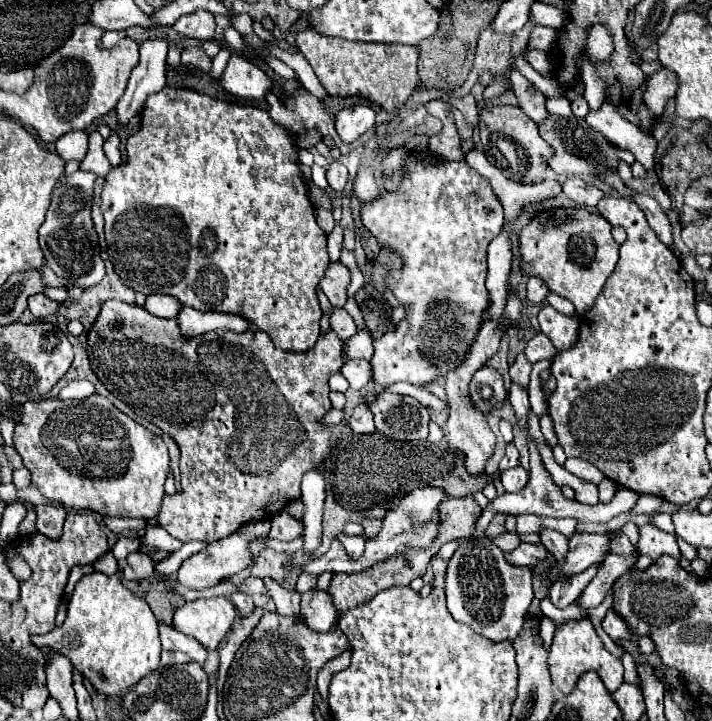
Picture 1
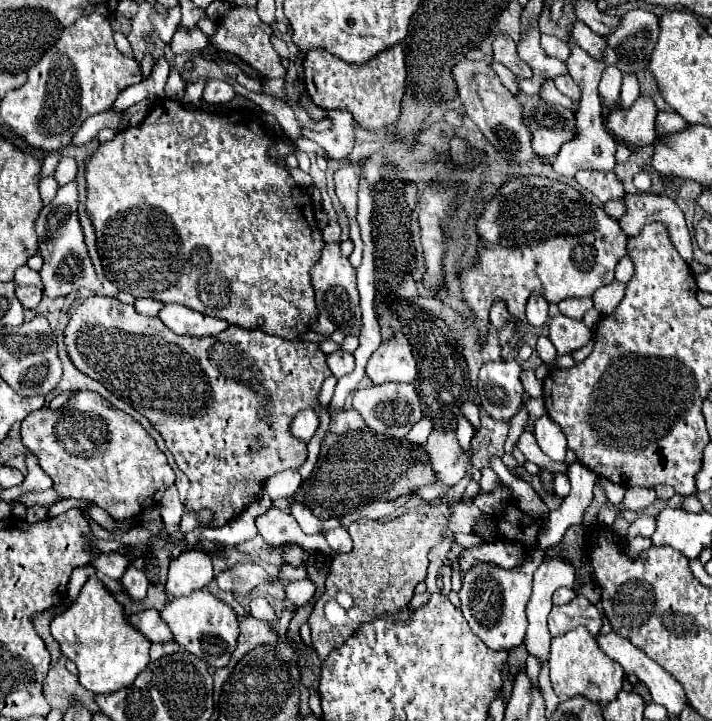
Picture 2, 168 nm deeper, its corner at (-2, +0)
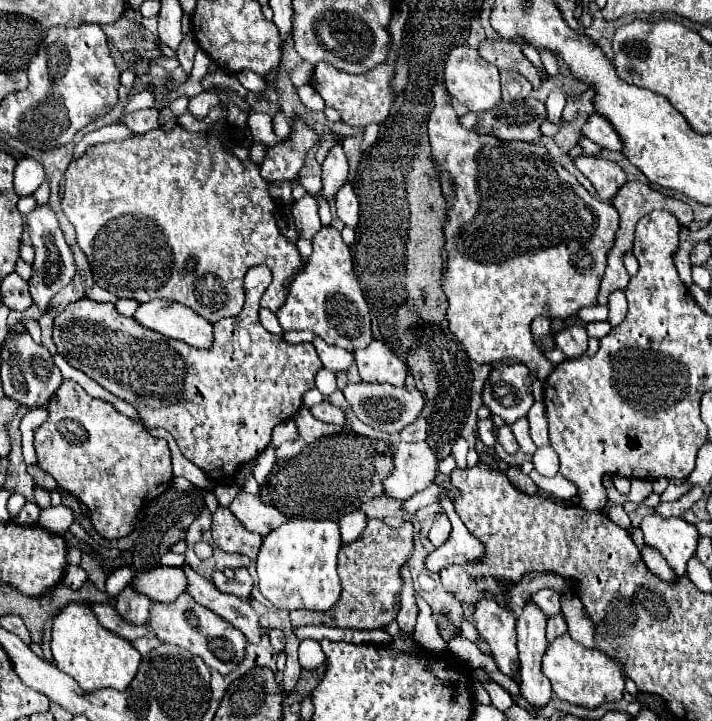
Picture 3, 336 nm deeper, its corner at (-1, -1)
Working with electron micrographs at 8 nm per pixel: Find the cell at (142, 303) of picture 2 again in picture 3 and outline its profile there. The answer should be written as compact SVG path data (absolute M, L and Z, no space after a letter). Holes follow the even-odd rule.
M117 299L115 307L117 307L119 313L131 317L131 313L135 313L135 309L139 307L139 301L131 301L131 299Z

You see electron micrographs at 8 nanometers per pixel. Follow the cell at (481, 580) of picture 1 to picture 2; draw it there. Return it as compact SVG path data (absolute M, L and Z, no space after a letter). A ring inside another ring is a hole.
M542 546L534 548L526 556L524 564L516 566L512 570L498 568L496 564L476 562L470 570L466 570L462 574L462 588L458 590L462 616L466 618L470 630L488 648L510 650L510 648L522 644L524 634L526 634L526 626L528 626L526 604L528 604L528 596L532 592L532 578L534 578L534 570L544 560L544 550L546 548L542 548Z

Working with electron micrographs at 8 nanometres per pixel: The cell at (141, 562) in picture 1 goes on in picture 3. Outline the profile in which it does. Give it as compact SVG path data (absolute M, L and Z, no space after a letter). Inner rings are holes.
M129 585L117 595L115 599L115 611L133 625L145 625L149 617L149 605L151 601L139 593L135 593Z

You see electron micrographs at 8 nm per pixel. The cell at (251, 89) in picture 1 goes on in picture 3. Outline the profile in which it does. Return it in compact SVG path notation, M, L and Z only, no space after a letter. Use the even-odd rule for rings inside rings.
M205 91L201 95L195 95L189 99L187 111L195 117L195 119L205 119L211 111L211 107L215 107L219 103L219 97L213 91Z

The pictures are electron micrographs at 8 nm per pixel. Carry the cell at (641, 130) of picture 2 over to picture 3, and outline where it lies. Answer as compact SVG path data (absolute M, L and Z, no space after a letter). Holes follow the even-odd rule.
M597 113L587 117L585 125L581 127L581 133L587 139L591 139L593 143L597 143L609 151L621 151L623 149L623 143L619 141L619 135L615 135L615 129L611 129L611 123Z

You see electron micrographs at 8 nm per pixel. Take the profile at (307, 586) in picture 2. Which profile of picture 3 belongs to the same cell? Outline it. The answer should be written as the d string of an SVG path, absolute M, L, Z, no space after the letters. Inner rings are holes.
M287 519L281 527L273 529L261 539L261 551L257 555L257 575L263 597L271 601L277 609L285 611L329 611L341 595L337 572L339 547L339 523L329 519Z

